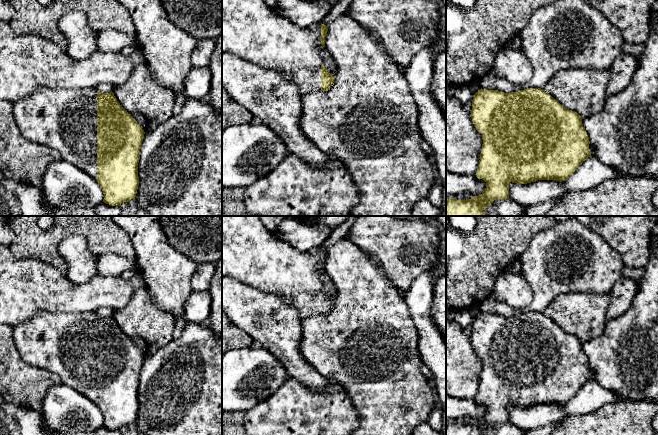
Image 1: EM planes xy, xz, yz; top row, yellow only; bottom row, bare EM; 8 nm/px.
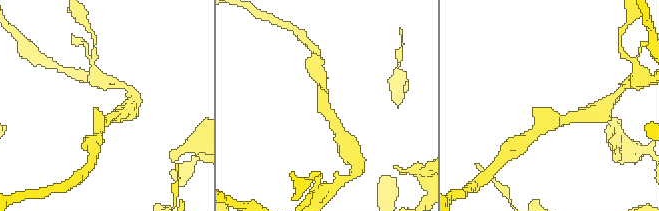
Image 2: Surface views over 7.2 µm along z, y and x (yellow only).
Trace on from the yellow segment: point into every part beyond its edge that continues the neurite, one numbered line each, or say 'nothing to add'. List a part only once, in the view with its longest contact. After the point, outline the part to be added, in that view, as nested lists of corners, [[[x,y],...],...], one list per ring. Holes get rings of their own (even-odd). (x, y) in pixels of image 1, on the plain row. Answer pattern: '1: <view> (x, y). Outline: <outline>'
1: xy (63, 343). Outline: [[[39,311],[27,322],[13,328],[13,340],[23,360],[35,367],[55,373],[61,383],[77,390],[97,404],[97,313]]]

